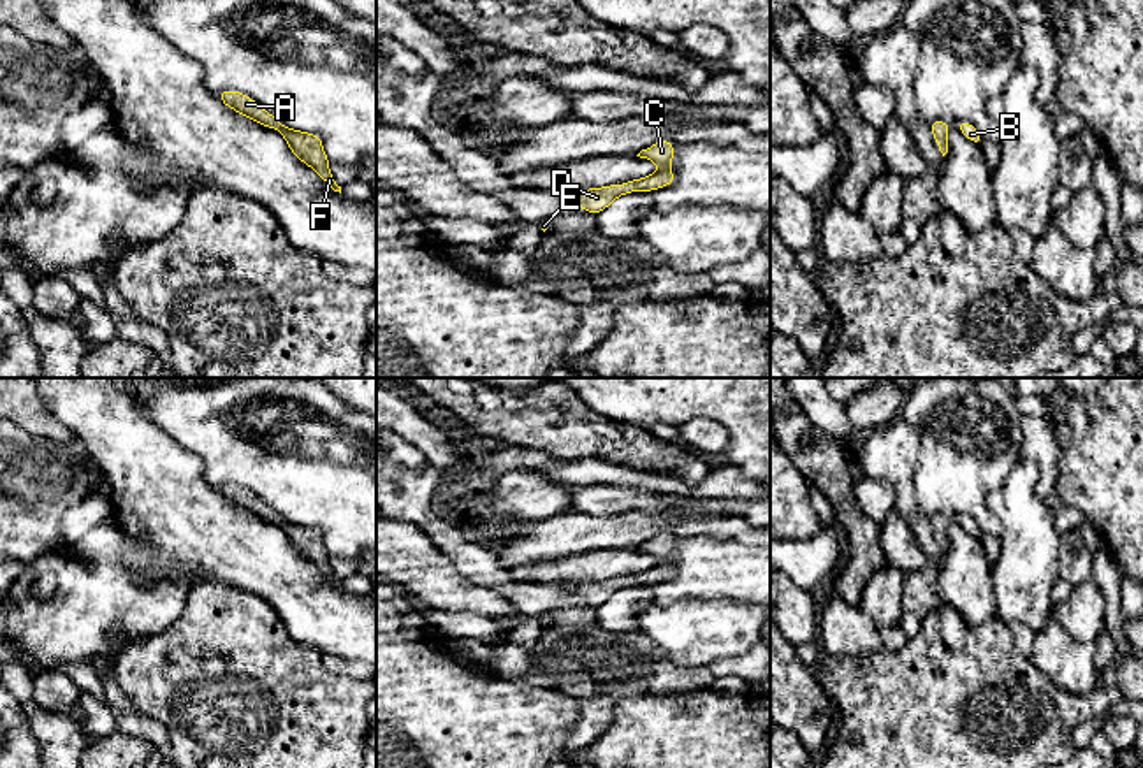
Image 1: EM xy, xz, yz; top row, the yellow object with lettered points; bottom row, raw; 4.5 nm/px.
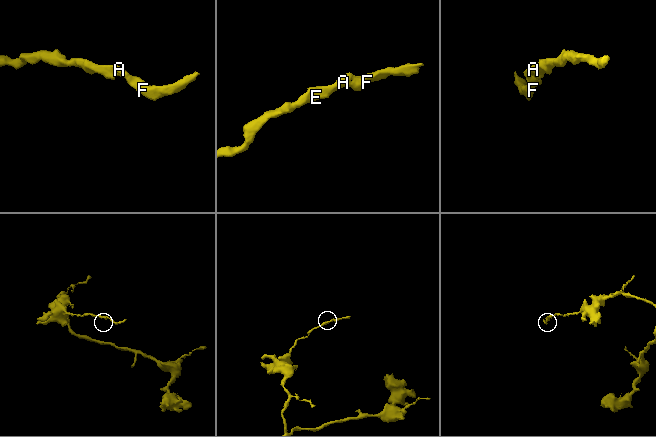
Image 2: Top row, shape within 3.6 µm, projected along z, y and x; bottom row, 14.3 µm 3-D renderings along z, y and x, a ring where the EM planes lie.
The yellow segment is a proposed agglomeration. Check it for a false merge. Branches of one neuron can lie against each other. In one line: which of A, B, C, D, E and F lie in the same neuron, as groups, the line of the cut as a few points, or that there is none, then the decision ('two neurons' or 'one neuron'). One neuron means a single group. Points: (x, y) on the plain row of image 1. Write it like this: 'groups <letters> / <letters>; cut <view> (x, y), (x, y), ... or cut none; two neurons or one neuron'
groups A B C D E F; cut none; one neuron

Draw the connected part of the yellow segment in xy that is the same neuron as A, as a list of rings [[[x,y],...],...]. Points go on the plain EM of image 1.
[[[225,483],[216,489],[225,499],[234,503],[236,506],[248,510],[250,513],[260,517],[262,520],[276,522],[287,534],[292,547],[301,555],[309,559],[334,585],[341,587],[341,580],[336,578],[329,564],[329,552],[322,541],[322,533],[317,527],[290,524],[273,508],[264,504],[255,494],[239,485]]]

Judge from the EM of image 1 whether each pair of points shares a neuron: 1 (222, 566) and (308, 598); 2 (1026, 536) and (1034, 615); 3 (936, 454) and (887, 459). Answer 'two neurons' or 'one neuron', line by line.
1: one neuron
2: one neuron
3: two neurons

